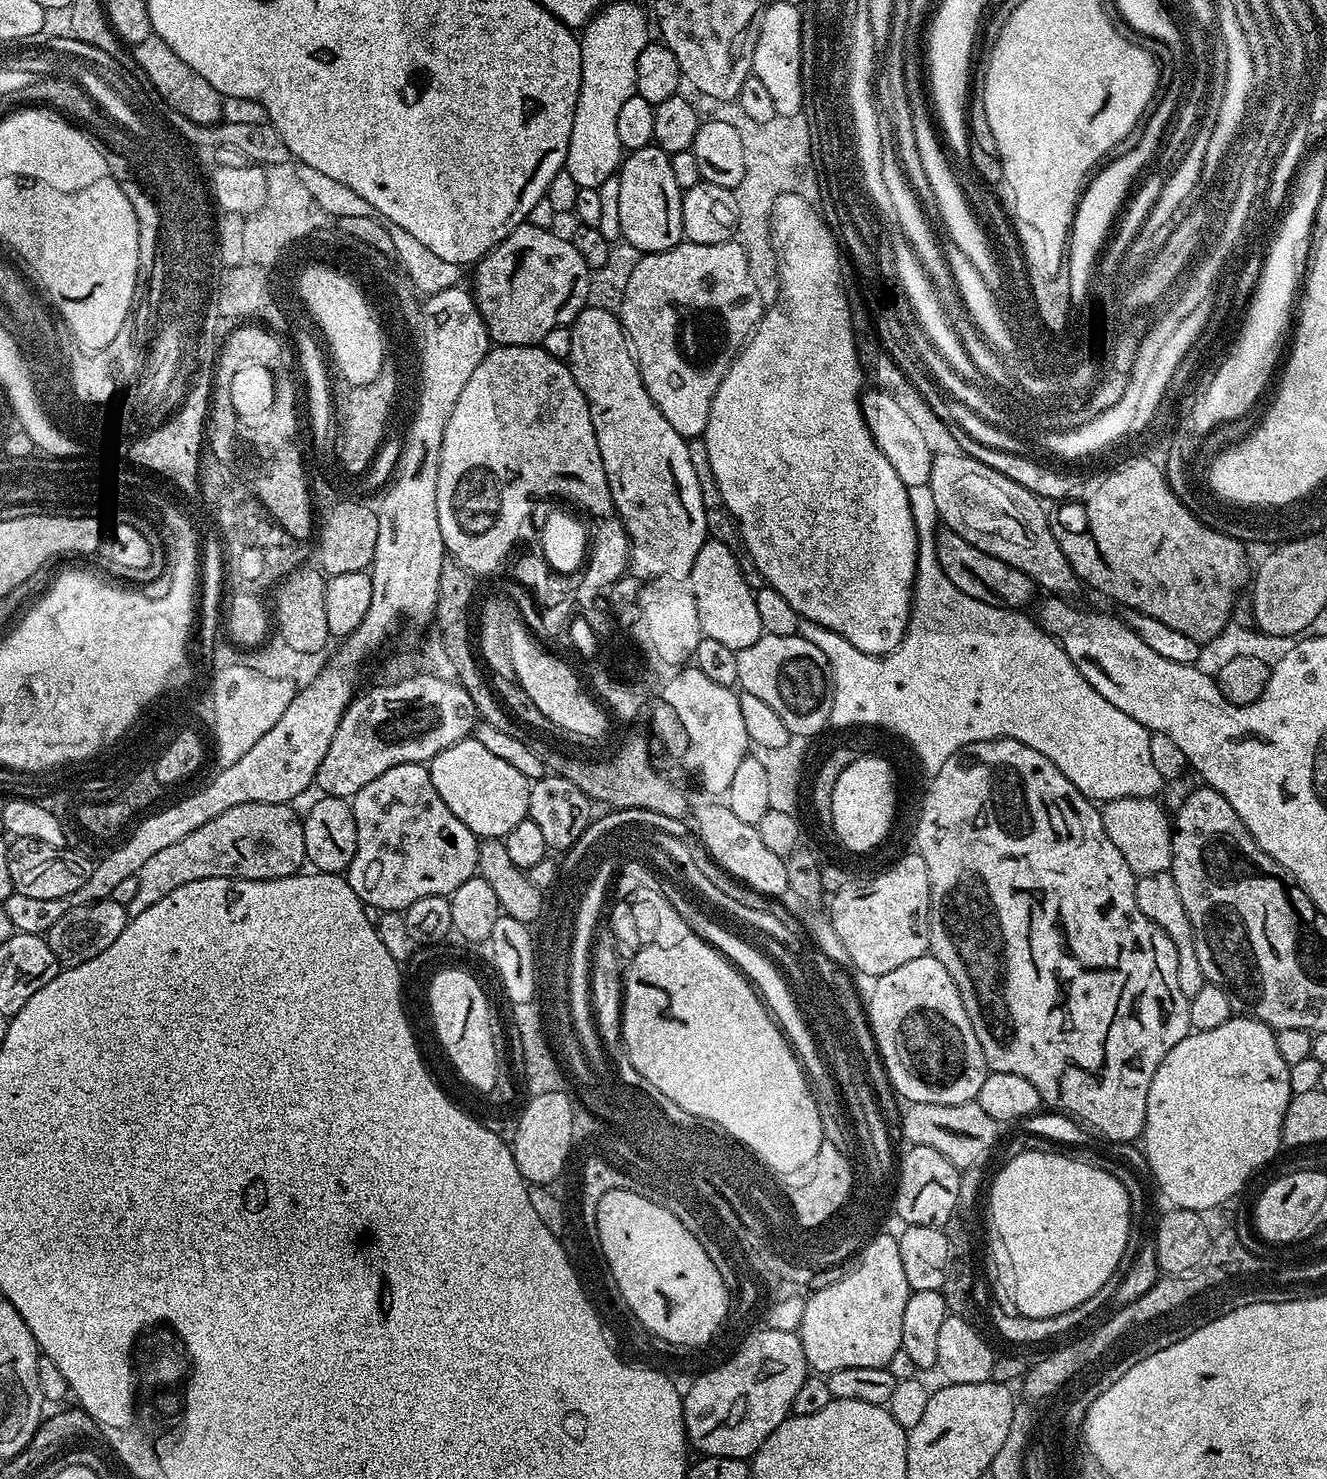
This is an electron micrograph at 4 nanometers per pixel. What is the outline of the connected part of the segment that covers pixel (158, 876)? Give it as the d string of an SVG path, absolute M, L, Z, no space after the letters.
M292 804L230 806L230 810L222 810L218 818L210 818L206 826L198 826L198 830L190 830L190 834L174 842L174 846L166 846L166 850L158 850L158 854L152 855L147 860L146 866L142 866L142 870L136 873L138 891L126 906L129 917L142 914L142 910L150 910L154 902L166 898L170 890L178 890L178 886L186 886L186 882L219 876L232 876L236 880L277 880L297 875L306 864L306 842L304 841L304 821L301 813L296 813L294 809Z

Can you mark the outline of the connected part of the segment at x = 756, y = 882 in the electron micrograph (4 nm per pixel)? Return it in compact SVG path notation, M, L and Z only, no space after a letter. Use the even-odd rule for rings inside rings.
M727 803L708 804L696 812L696 828L701 843L717 864L728 875L747 884L754 891L770 897L783 897L788 892L785 857L774 854L774 850L762 842L762 834L755 824L742 822L735 816Z

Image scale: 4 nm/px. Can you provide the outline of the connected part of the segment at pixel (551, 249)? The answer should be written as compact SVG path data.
M534 222L519 224L500 244L495 244L475 265L476 285L471 285L472 297L488 327L491 343L539 345L550 330L571 325L576 315L588 304L590 270L582 262L571 239L555 236L555 231L540 228Z

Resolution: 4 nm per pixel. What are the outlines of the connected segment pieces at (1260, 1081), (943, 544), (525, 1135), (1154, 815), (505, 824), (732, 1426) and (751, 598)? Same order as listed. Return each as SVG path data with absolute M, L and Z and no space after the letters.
M1236 1014L1233 1015L1231 1020L1222 1022L1222 1026L1214 1026L1214 1030L1202 1030L1197 1032L1195 1030L1189 1031L1186 1038L1182 1038L1182 1042L1178 1042L1178 1046L1174 1046L1174 1050L1170 1050L1170 1054L1166 1054L1166 1058L1162 1058L1162 1062L1158 1066L1158 1070L1154 1074L1154 1078L1150 1082L1150 1094L1146 1098L1146 1122L1144 1123L1144 1130L1142 1133L1142 1145L1144 1144L1144 1156L1148 1159L1148 1168L1152 1171L1152 1176L1156 1179L1156 1184L1158 1187L1164 1191L1164 1196L1169 1200L1169 1205L1178 1208L1189 1208L1192 1212L1201 1212L1206 1210L1207 1207L1216 1206L1220 1202L1224 1202L1232 1197L1239 1197L1241 1195L1240 1191L1244 1188L1244 1183L1259 1170L1263 1164L1268 1164L1276 1156L1276 1151L1282 1148L1282 1141L1280 1135L1282 1134L1282 1122L1286 1118L1286 1106L1292 1100L1293 1094L1290 1090L1290 1082L1288 1081L1288 1070L1290 1065L1284 1061L1282 1054L1278 1054L1278 1046L1276 1045L1276 1032L1269 1028L1268 1025L1263 1024L1260 1020L1253 1018L1248 1014Z
M941 527L937 531L936 553L942 574L946 574L946 578L950 578L950 582L962 590L962 594L970 594L970 598L978 598L978 602L986 602L986 606L1020 610L1032 596L1032 579L1022 574L1022 570L978 550L978 546L970 546L966 538L954 534L949 528Z
M564 1092L550 1093L548 1096L533 1096L524 1108L524 1120L516 1124L516 1144L514 1155L518 1170L525 1178L530 1178L536 1186L548 1186L559 1178L564 1163L568 1160L568 1151L572 1148L574 1135L571 1122L574 1107L568 1094Z
M1127 796L1122 799L1105 801L1101 807L1100 817L1106 836L1118 847L1118 852L1130 866L1133 875L1137 877L1146 874L1166 872L1172 865L1172 831L1171 819L1168 813L1158 804L1159 801L1148 797L1139 799L1137 796Z
M467 738L460 740L456 745L443 749L430 761L430 771L434 790L442 794L442 802L450 806L450 810L464 823L478 838L503 838L518 826L518 822L528 819L528 789L530 782L510 762L502 762L482 742Z
M761 1327L750 1344L750 1350L743 1356L729 1355L726 1367L719 1372L712 1372L696 1384L696 1388L687 1389L684 1398L684 1429L688 1435L689 1445L704 1456L721 1456L748 1460L770 1438L770 1434L783 1420L788 1419L794 1394L798 1394L802 1382L810 1374L808 1359L802 1350L799 1335L786 1330L774 1330Z
M711 538L705 540L702 550L698 550L698 558L694 558L687 583L697 604L698 622L703 635L730 646L730 650L735 652L741 652L746 646L754 646L754 642L758 642L762 629L758 622L756 594L746 582L740 560L730 546Z

